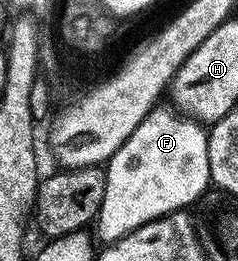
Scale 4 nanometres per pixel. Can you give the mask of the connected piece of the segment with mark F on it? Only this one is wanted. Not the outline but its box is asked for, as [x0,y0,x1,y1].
[96,109,211,243]

